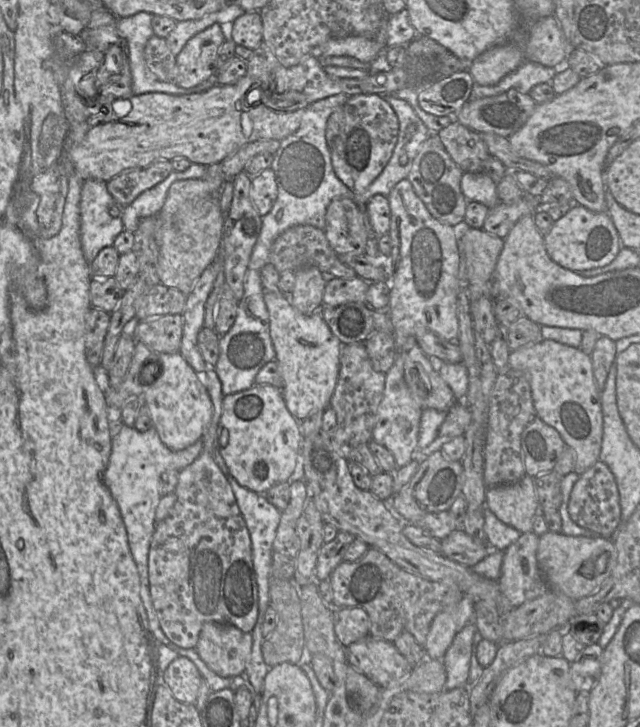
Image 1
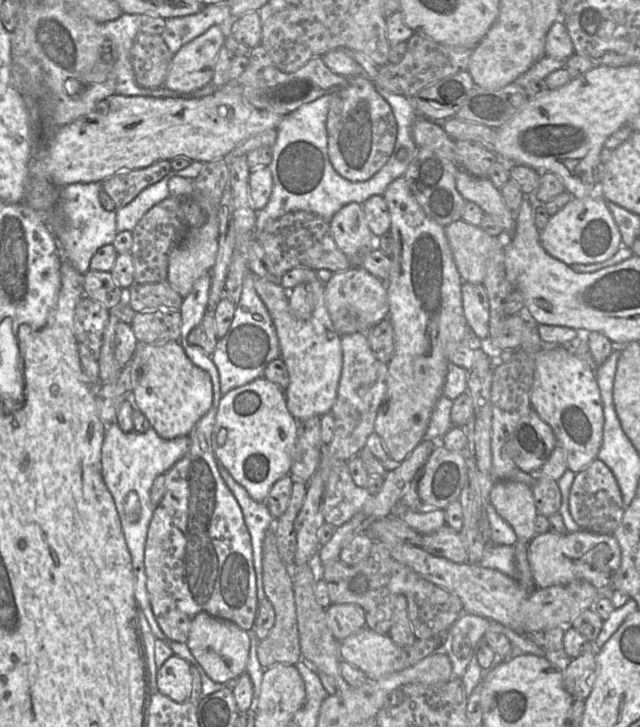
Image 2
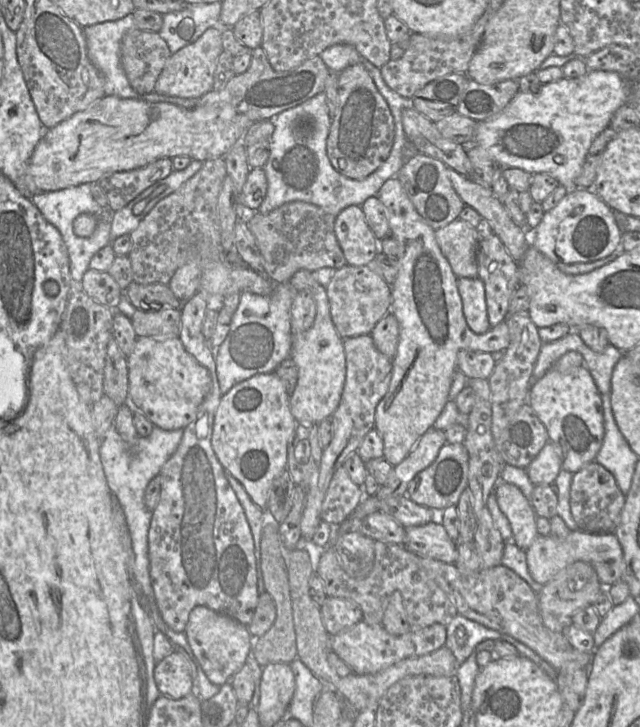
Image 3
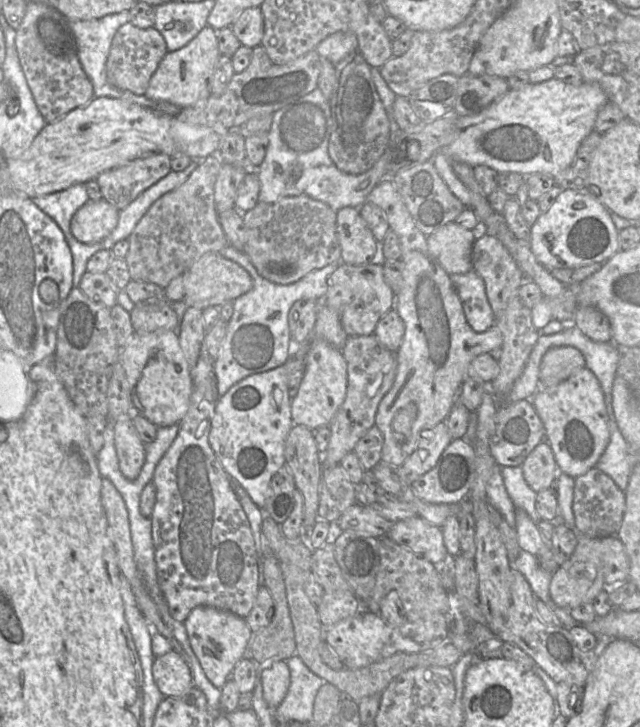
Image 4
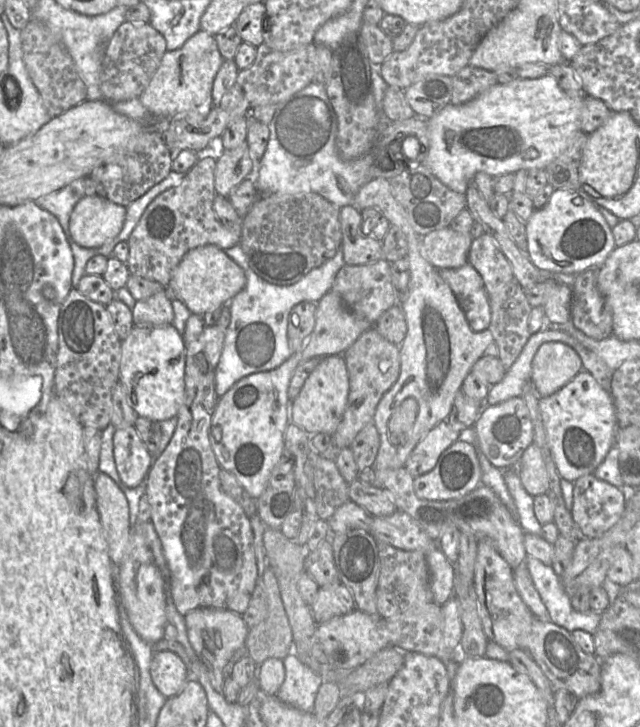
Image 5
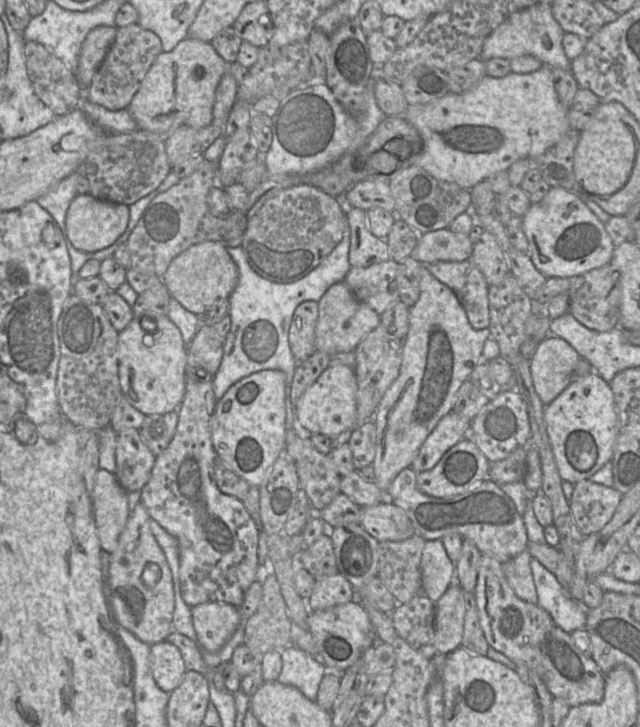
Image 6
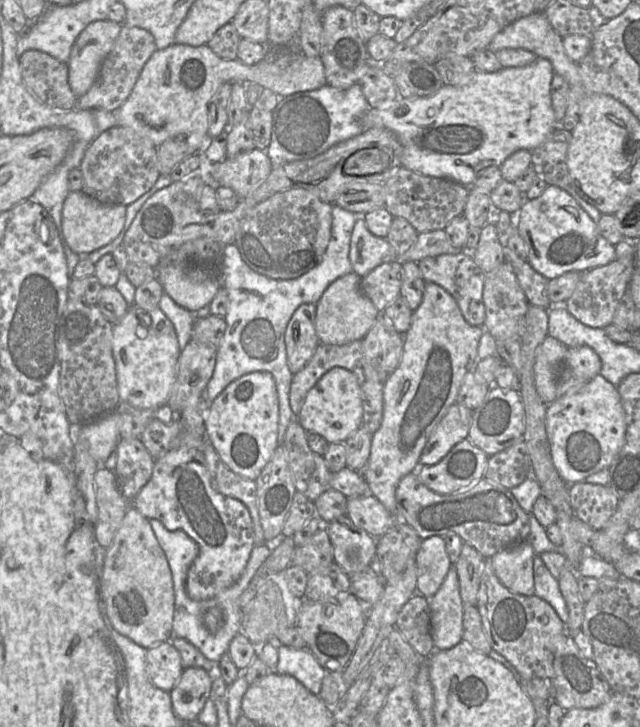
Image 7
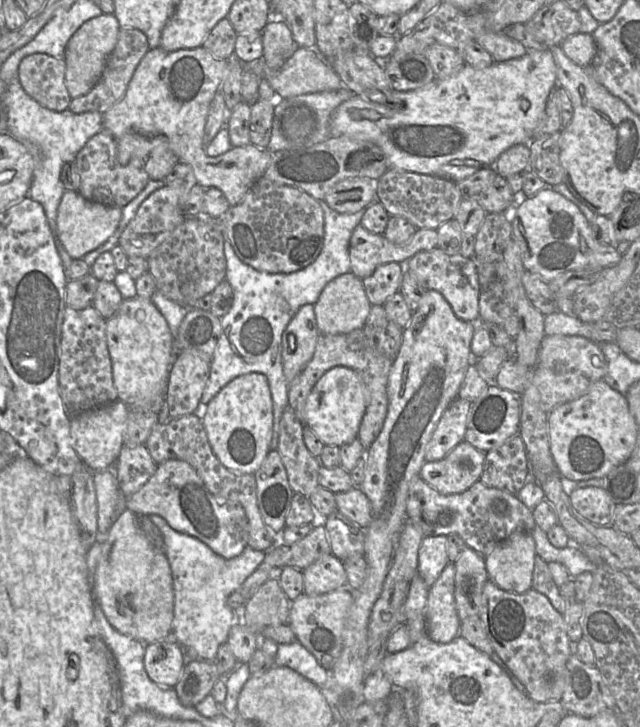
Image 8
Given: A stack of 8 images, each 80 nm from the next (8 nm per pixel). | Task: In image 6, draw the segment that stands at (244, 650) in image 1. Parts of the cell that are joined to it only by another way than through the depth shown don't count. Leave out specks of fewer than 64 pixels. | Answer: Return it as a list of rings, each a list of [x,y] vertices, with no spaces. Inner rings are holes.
[[[206,602],[191,607],[193,627],[199,646],[208,652],[219,651],[242,622],[238,607],[225,602]]]

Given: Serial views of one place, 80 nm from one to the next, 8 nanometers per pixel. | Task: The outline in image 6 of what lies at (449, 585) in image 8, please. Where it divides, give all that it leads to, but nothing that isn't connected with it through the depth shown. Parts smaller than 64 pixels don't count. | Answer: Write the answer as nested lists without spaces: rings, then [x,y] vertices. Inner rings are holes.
[[[457,571],[455,581],[442,595],[442,597],[435,603],[435,642],[437,651],[440,654],[447,655],[461,646],[463,633],[464,633],[464,599],[463,589],[457,581]]]

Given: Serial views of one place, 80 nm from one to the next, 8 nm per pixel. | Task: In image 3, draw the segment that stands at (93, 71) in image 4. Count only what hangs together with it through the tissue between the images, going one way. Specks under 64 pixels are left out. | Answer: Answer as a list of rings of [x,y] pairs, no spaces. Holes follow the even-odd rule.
[[[132,13],[115,21],[83,28],[88,58],[105,80],[105,96],[113,95],[129,99],[139,96],[128,82],[120,54],[121,39],[133,28],[135,28],[135,21]]]

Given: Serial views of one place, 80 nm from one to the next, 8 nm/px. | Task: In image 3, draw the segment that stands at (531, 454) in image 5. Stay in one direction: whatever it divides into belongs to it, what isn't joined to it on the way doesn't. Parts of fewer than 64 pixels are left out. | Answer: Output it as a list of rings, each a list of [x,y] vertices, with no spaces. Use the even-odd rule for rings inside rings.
[[[547,442],[539,454],[527,466],[526,471],[530,481],[535,485],[554,485],[562,470],[558,448]]]

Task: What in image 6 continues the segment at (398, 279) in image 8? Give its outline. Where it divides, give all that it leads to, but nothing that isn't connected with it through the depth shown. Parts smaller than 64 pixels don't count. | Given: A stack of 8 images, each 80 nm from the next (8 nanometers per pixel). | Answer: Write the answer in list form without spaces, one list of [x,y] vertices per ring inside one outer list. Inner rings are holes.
[[[391,259],[368,267],[351,267],[344,282],[357,300],[381,315],[399,300],[397,269],[398,263]]]

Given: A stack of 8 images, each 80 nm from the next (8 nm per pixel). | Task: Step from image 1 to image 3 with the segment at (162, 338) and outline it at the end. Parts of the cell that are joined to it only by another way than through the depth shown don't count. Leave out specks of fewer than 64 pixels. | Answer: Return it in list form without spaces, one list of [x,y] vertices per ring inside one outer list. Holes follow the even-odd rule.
[[[163,308],[152,312],[136,309],[131,320],[137,337],[179,338],[181,330],[179,309]]]

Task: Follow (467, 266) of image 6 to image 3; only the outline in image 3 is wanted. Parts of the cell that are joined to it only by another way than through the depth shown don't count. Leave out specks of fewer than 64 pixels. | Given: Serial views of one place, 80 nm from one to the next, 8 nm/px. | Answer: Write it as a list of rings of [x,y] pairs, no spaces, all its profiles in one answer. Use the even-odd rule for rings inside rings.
[[[458,278],[458,292],[462,300],[465,319],[476,334],[484,334],[491,327],[487,315],[485,287],[479,278]]]

